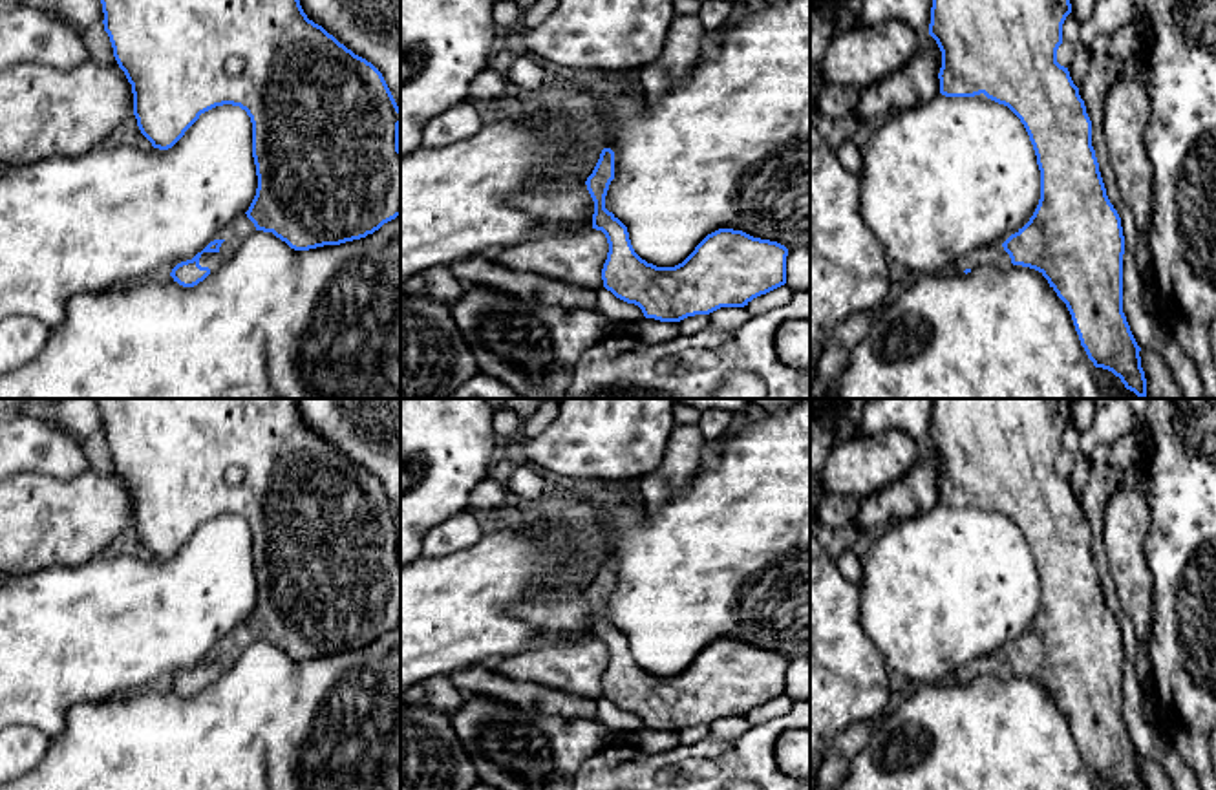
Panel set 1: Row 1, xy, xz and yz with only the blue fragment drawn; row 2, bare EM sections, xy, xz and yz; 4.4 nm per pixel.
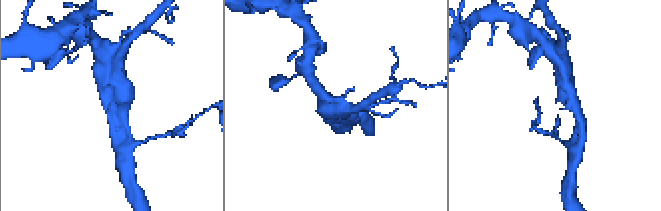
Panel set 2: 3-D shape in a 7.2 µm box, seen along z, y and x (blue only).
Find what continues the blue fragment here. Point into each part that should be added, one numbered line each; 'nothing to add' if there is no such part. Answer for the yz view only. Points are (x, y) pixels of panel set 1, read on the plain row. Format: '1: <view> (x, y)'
1: yz (986, 666)

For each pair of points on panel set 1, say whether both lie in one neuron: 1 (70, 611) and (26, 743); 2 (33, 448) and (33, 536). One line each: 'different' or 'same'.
1: different
2: different

